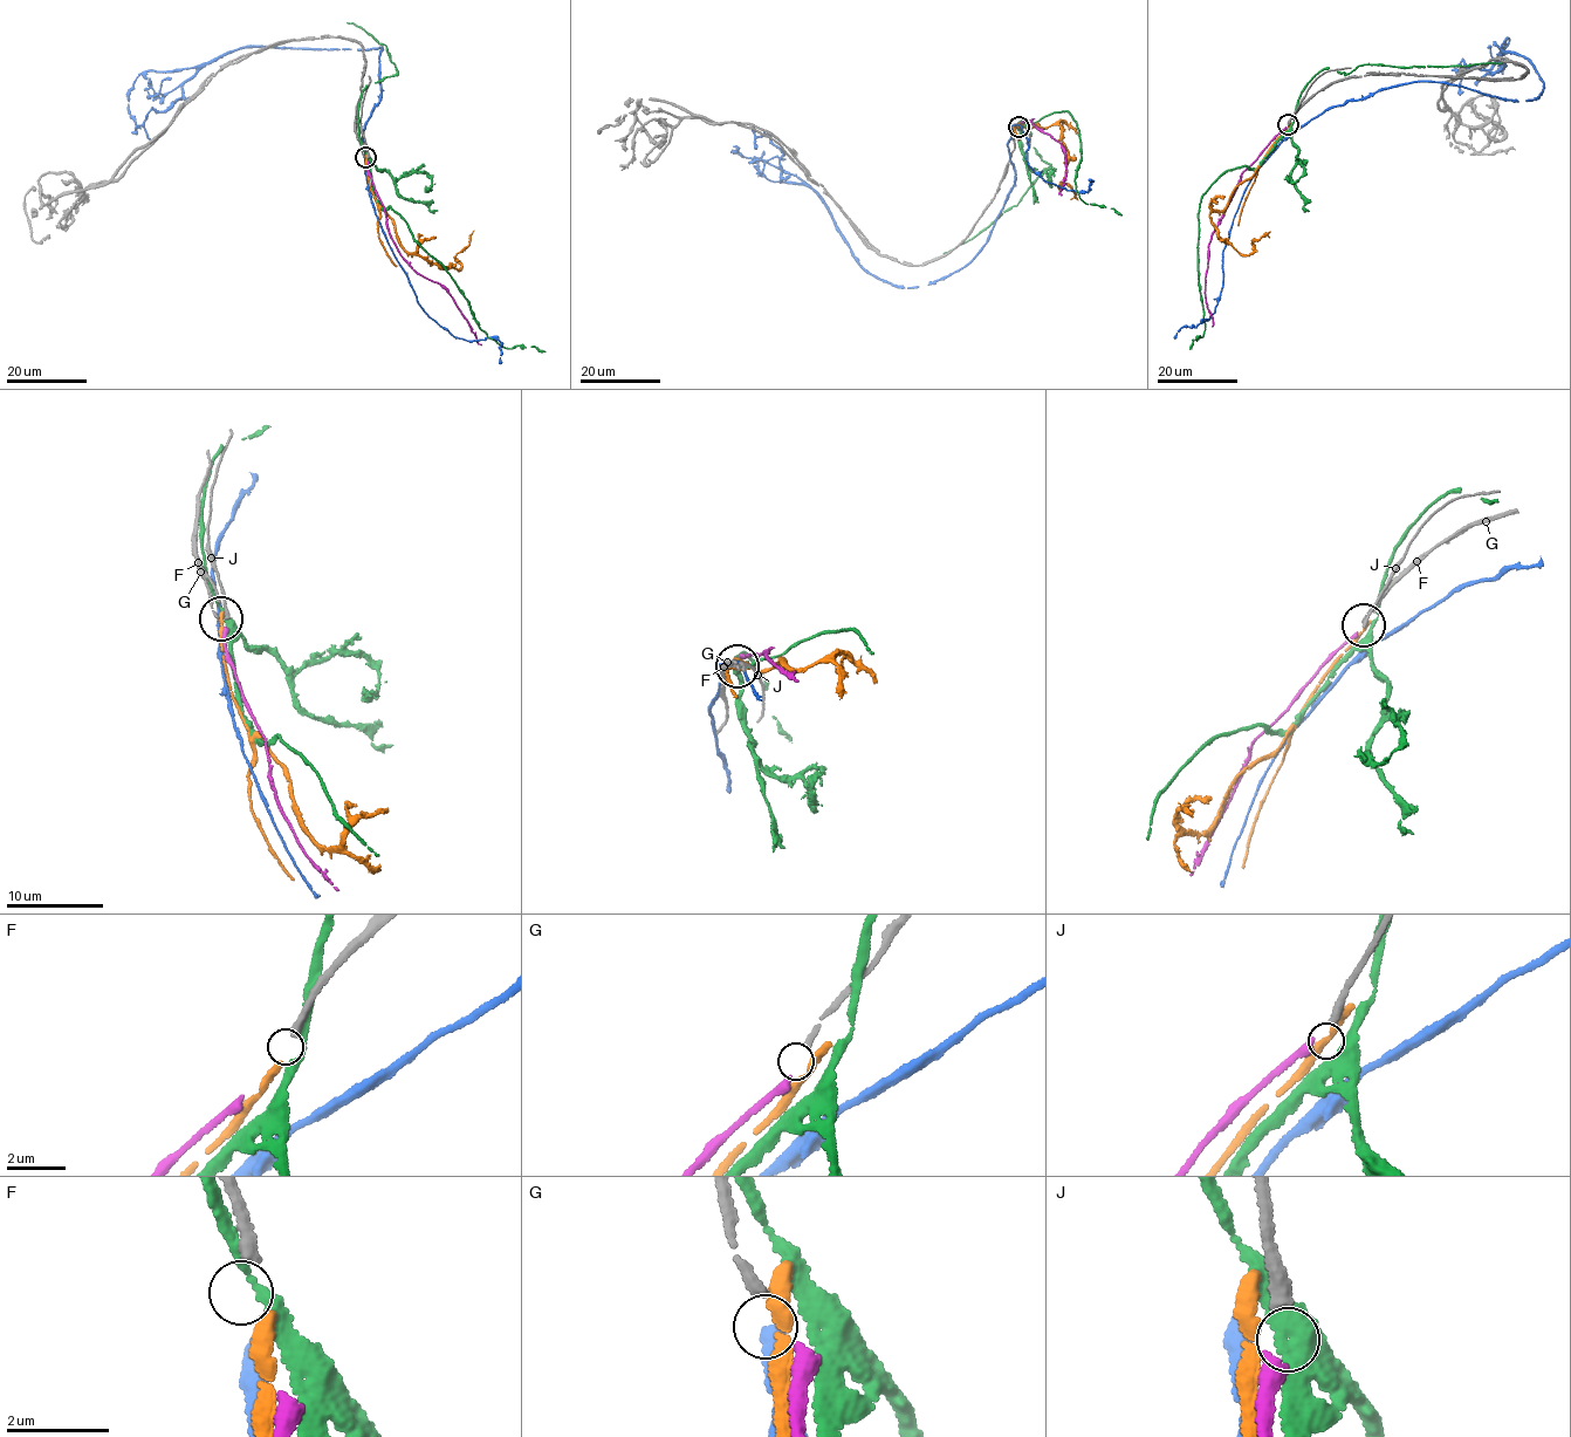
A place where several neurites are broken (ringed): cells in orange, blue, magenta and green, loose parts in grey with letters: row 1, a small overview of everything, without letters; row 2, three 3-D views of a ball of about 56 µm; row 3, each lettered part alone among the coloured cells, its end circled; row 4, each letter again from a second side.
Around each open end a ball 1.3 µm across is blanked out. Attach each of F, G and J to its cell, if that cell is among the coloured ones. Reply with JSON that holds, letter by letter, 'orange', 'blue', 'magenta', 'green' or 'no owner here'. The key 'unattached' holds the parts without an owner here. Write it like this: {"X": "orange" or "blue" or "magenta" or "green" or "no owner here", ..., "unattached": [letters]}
{"F": "orange", "G": "no owner here", "J": "magenta", "unattached": ["G"]}

